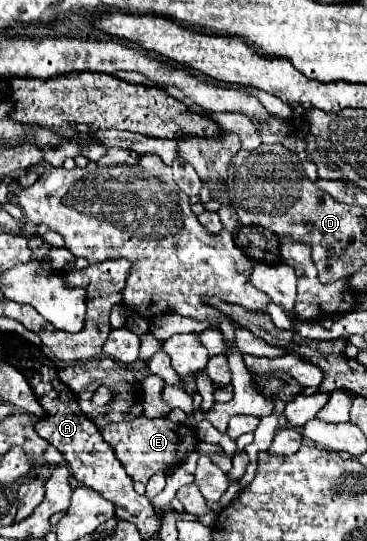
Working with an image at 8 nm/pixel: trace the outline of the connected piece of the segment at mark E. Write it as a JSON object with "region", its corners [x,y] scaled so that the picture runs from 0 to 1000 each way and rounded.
{"region":[[[387,767],[354,782],[283,786],[272,797],[289,819],[300,819],[300,826],[311,830],[322,852],[338,860],[343,874],[381,893],[403,893],[403,885],[425,871],[458,871],[480,863],[480,856],[490,856],[507,841],[518,841],[540,823],[540,804],[529,800],[523,789],[480,786],[458,771],[403,774]]]}

